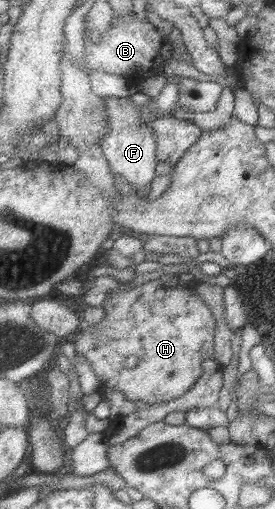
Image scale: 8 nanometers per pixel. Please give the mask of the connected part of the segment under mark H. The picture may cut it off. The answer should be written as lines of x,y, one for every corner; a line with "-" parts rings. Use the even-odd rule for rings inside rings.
145,276
136,283
131,290
125,291
121,289
108,290
104,303
102,304
103,310
105,311
105,317
99,323
93,325
83,324
81,328
81,334
75,336
75,348
79,358
87,359
94,373
99,380
99,389
97,392
103,397
105,392
101,389
114,389
123,392
125,398
131,403
145,402
151,405
160,405
163,403
169,403
179,397
186,395
187,392
194,388
194,385
198,383
201,375
205,374
204,362
209,359
215,359
215,328
217,328
217,322
215,322
215,316
211,312
211,308
205,304
204,300
201,299
197,294
191,293
190,286
176,285
174,287
166,287
158,279
152,280
150,277
-
129,356
137,357
137,365
135,367
125,367
125,360

